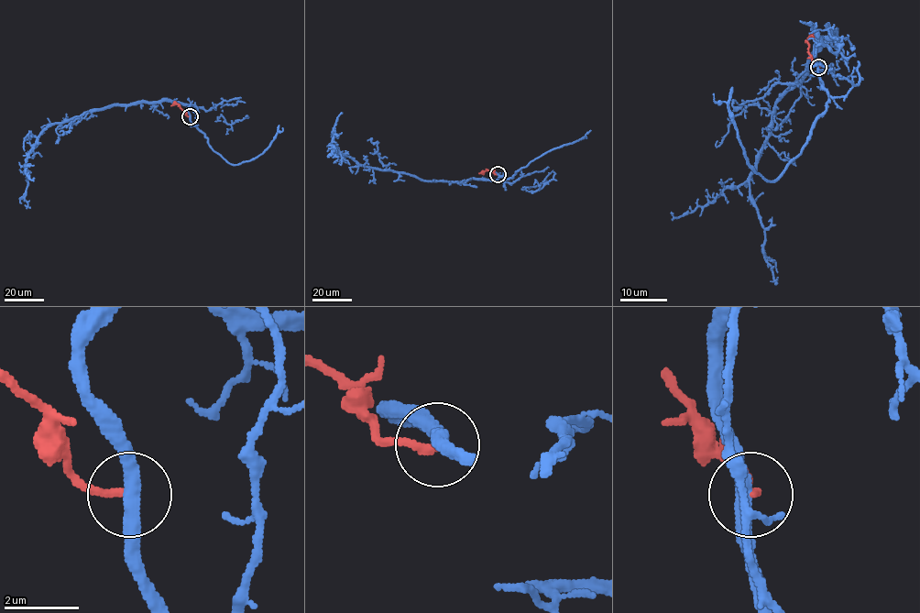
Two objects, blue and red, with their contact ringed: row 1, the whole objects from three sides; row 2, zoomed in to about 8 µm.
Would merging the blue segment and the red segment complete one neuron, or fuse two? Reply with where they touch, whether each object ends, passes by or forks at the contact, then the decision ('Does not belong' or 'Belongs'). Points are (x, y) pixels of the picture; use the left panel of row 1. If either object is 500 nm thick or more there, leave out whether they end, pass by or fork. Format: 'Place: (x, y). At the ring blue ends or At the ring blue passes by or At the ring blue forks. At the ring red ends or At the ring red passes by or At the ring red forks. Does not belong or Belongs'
Place: (190, 116). At the ring blue passes by. At the ring red ends. Does not belong

